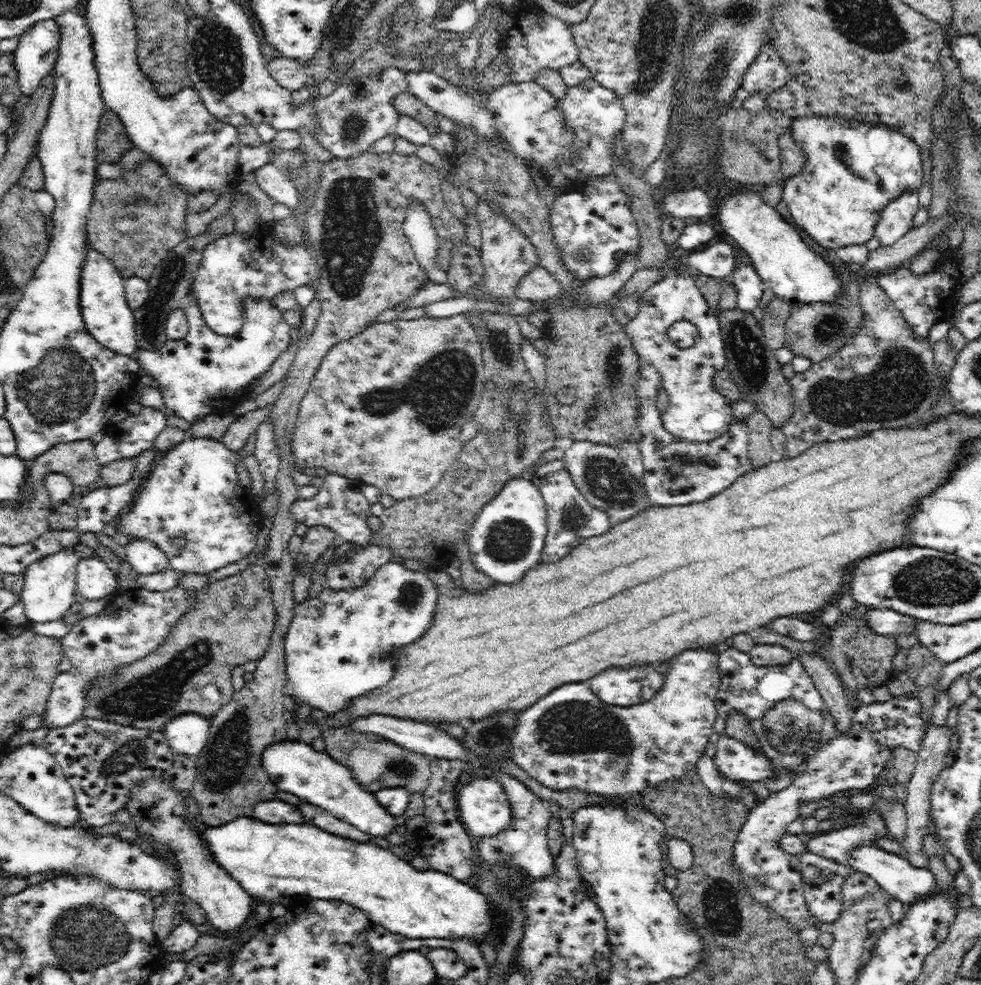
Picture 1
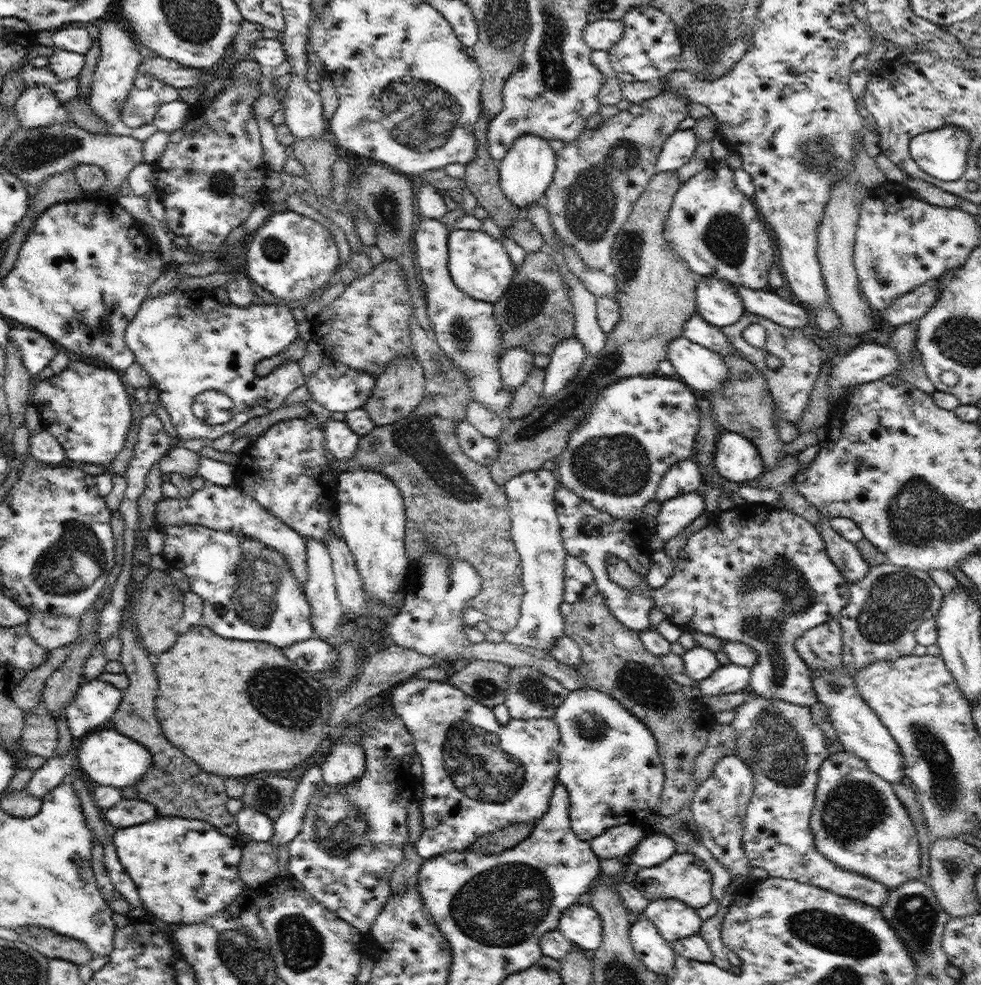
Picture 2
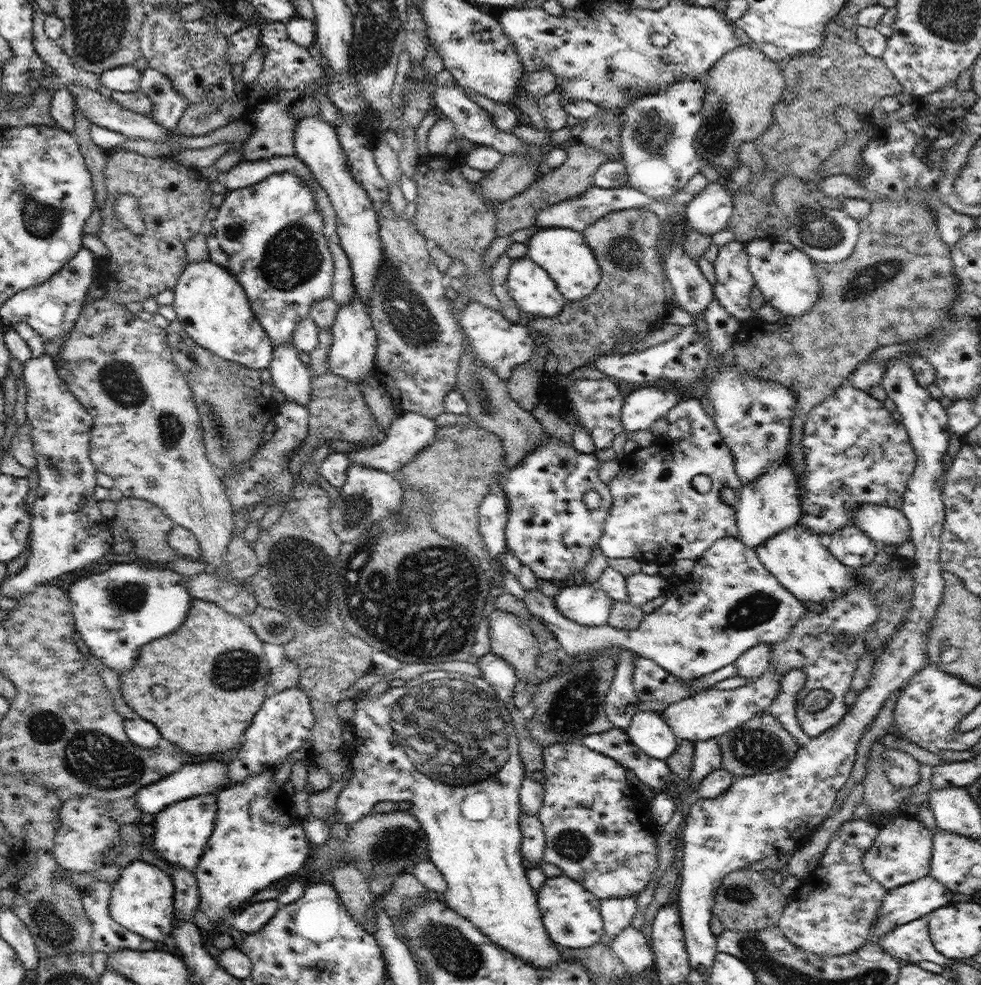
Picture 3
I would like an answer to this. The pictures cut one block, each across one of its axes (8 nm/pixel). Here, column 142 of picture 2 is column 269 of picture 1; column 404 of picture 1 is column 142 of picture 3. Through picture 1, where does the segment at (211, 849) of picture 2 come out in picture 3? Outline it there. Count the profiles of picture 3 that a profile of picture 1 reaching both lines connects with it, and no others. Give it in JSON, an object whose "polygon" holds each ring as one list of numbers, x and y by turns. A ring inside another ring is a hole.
{"polygon":[[134,859,121,869,120,878,113,884,109,900,110,917,125,929,154,941,170,941,175,916,175,888,173,878,158,866]]}

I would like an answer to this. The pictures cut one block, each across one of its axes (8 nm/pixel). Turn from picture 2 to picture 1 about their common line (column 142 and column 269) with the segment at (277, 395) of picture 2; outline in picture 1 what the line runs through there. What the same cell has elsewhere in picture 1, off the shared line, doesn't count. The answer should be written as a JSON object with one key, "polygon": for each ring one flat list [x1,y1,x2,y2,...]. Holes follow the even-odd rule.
{"polygon":[[189,292,182,300,181,309,187,317,187,336,180,340,169,339,153,351,139,348,137,362,152,375,166,408,192,425,212,413,231,413,234,404,247,400,244,390,250,382,262,377,287,352,292,343,291,327,282,311,259,298,244,298,244,324,239,334,232,336,216,335,208,329,194,292]]}

